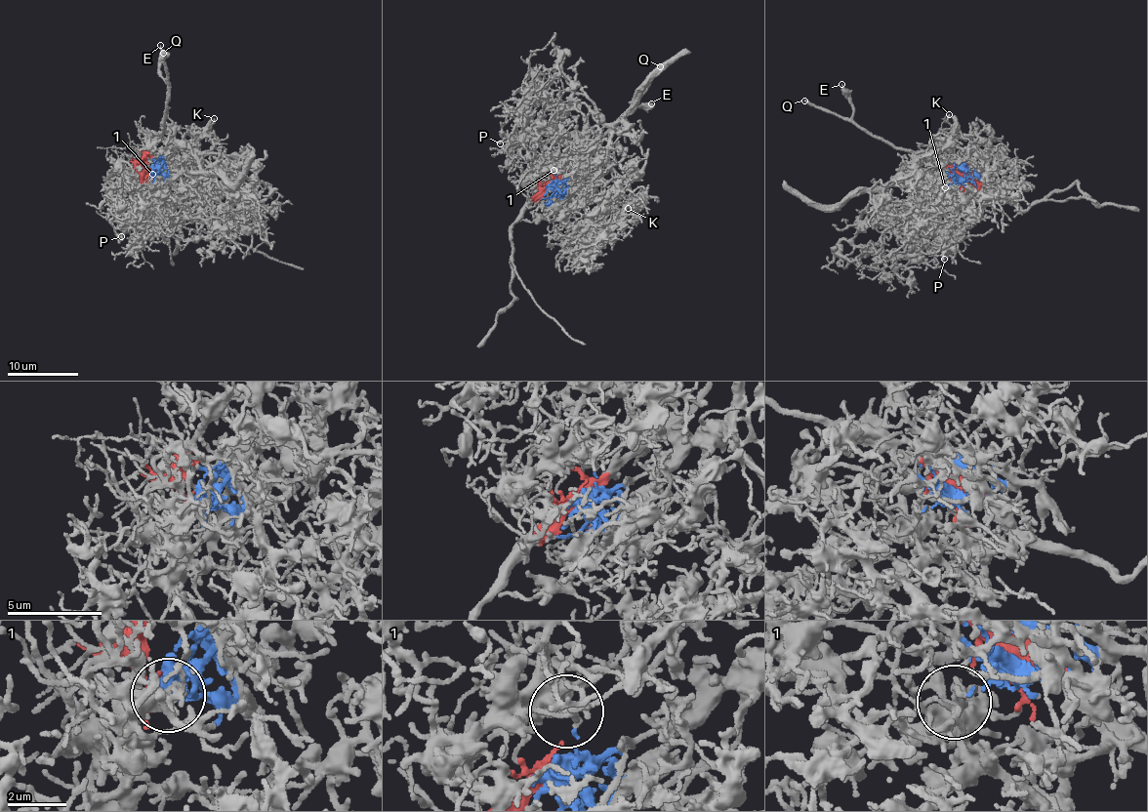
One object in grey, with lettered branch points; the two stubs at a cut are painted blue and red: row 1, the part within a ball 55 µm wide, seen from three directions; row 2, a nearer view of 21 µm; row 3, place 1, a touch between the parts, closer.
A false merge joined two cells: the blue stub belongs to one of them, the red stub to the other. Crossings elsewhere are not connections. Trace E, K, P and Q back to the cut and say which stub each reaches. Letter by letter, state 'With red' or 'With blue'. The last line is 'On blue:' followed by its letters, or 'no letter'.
E: With red
K: With blue
P: With blue
Q: With red
On blue: K, P

